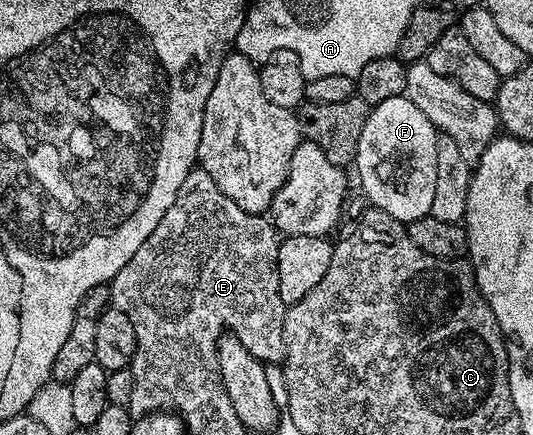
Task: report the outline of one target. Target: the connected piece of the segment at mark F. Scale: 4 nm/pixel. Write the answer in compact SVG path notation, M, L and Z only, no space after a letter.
M405 96L384 100L371 109L358 141L358 182L367 203L396 220L412 223L427 217L436 189L436 144L439 131Z

